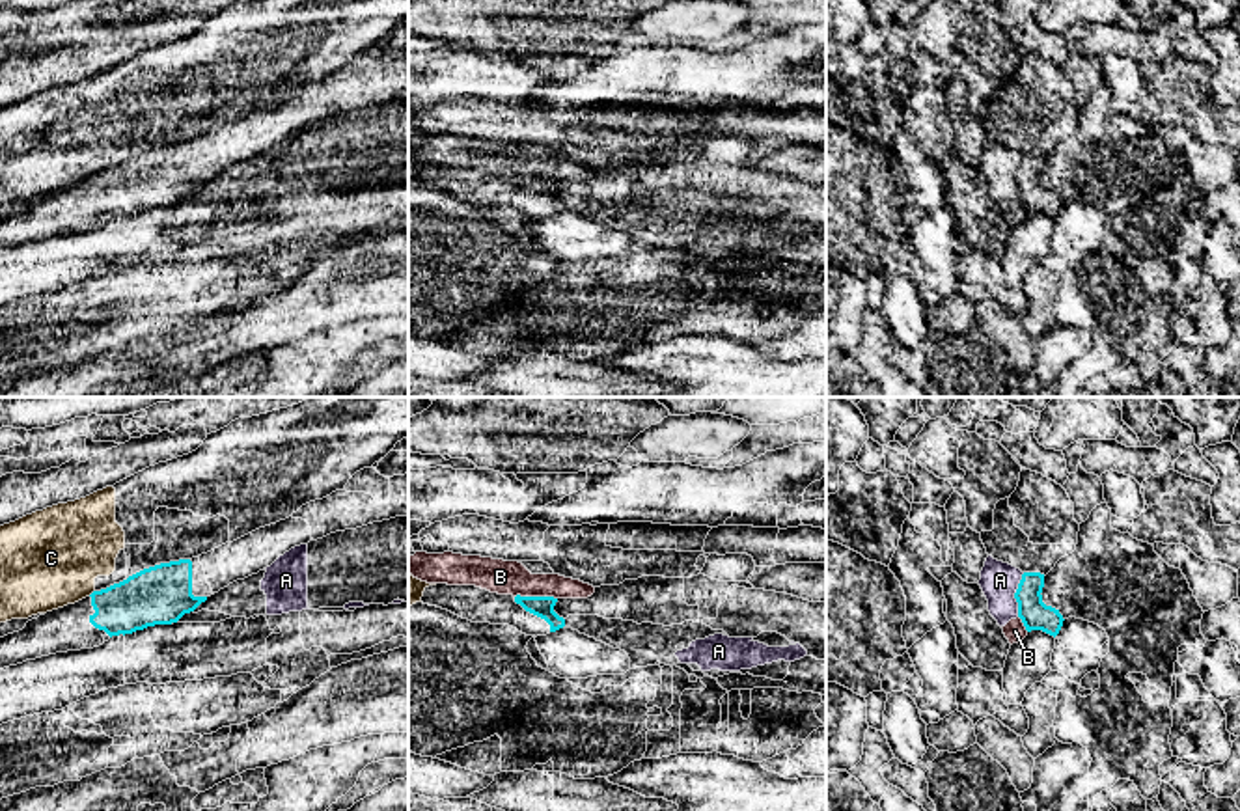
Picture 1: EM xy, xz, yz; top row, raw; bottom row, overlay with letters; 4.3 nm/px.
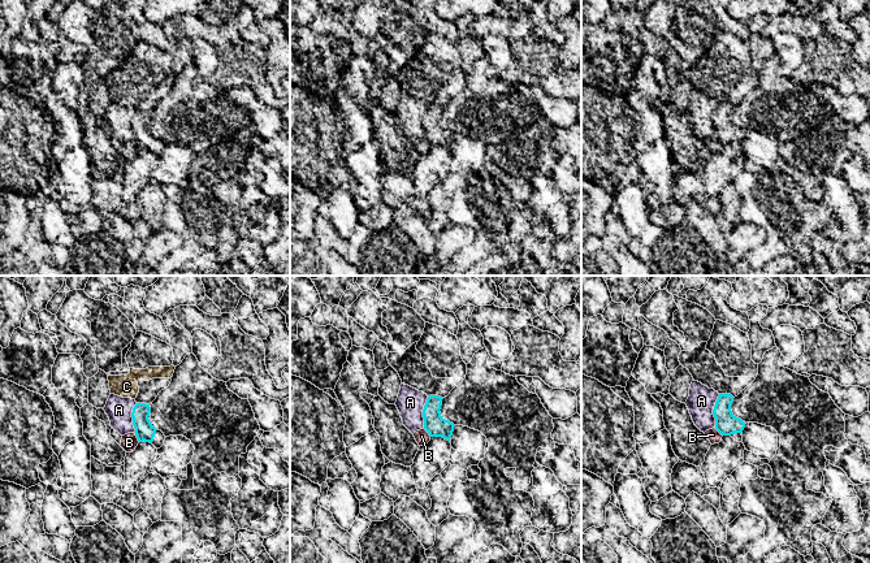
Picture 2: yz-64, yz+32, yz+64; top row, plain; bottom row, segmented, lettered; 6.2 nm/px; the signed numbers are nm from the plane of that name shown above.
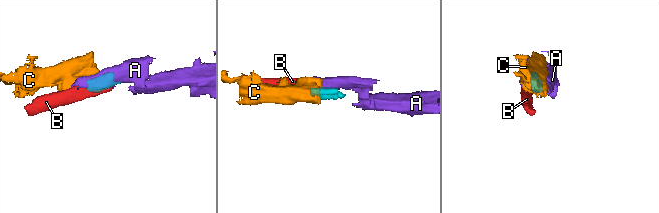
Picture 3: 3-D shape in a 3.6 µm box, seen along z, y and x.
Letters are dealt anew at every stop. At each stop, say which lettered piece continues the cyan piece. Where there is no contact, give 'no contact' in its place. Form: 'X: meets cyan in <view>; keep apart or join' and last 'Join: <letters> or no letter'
A: meets cyan in yz; keep apart
B: meets cyan in xz; keep apart
C: meets cyan in xy; keep apart
Join: no letter

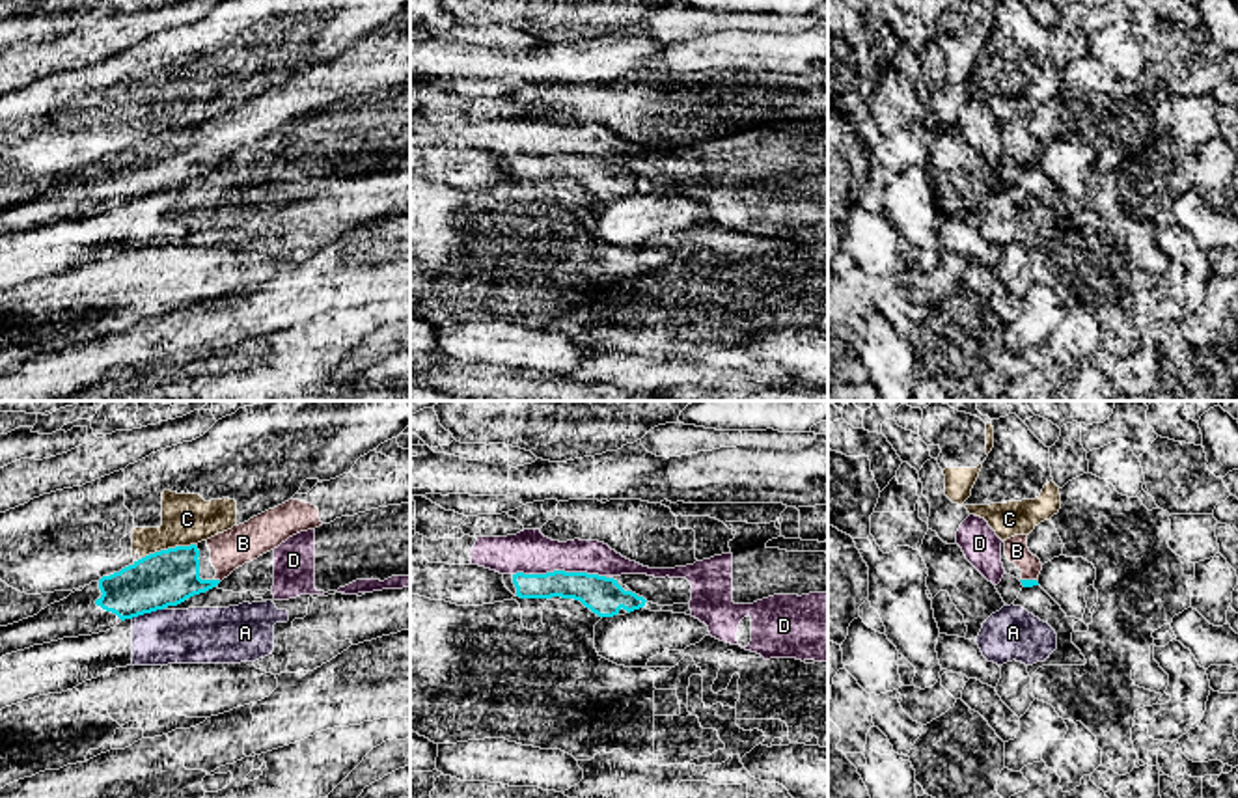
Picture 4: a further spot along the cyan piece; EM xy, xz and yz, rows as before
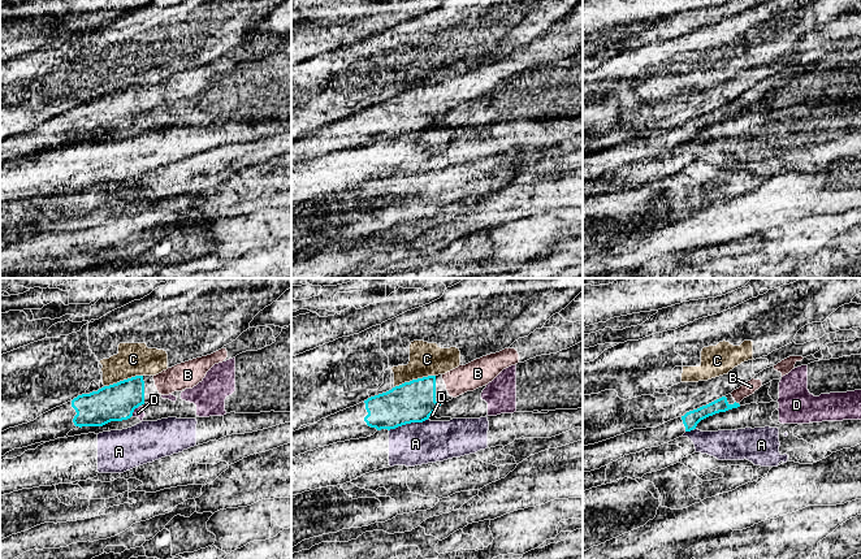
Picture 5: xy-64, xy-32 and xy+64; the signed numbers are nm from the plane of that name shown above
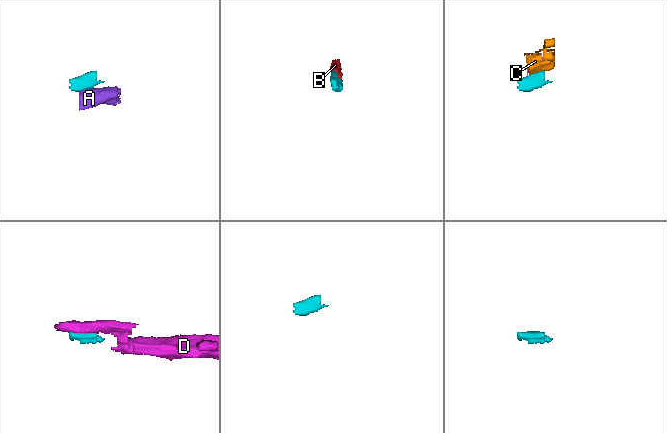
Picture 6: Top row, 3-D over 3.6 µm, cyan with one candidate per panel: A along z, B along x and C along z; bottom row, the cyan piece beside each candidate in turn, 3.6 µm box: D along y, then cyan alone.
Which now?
A: meets cyan in xy; keep apart
B: meets cyan in xy; join
C: meets cyan in xy; keep apart
D: meets cyan in xz; keep apart
Join: B

